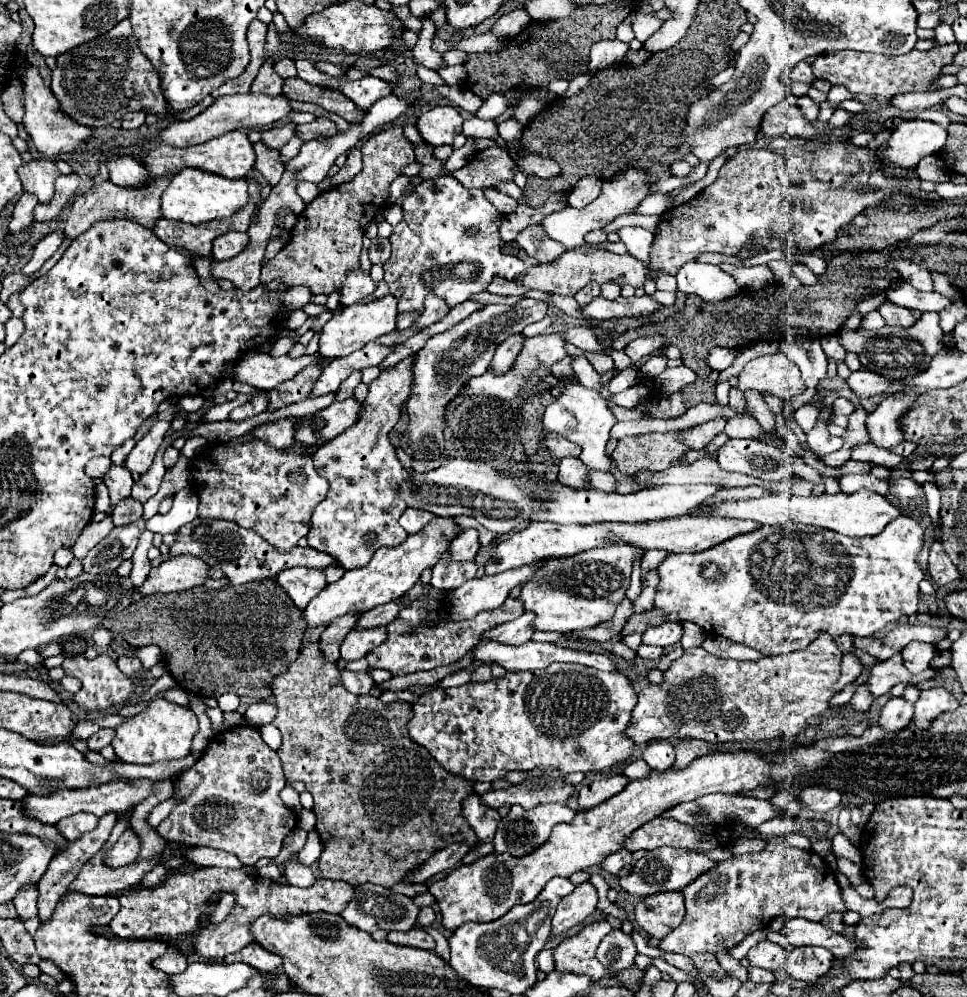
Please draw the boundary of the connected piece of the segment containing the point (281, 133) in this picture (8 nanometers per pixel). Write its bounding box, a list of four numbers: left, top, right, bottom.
[261,123,295,149]

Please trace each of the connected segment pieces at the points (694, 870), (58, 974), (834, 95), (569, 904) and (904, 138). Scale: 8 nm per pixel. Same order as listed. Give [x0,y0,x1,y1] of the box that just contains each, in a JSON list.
[[619,847,717,897],[39,959,65,981],[827,85,855,109],[551,881,597,937],[865,121,947,171]]

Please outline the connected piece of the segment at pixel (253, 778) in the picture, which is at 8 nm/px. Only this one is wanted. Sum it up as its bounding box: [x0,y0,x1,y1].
[157,727,297,865]

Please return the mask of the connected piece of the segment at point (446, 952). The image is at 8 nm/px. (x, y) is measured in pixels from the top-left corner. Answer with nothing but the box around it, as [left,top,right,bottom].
[422,926,450,962]

